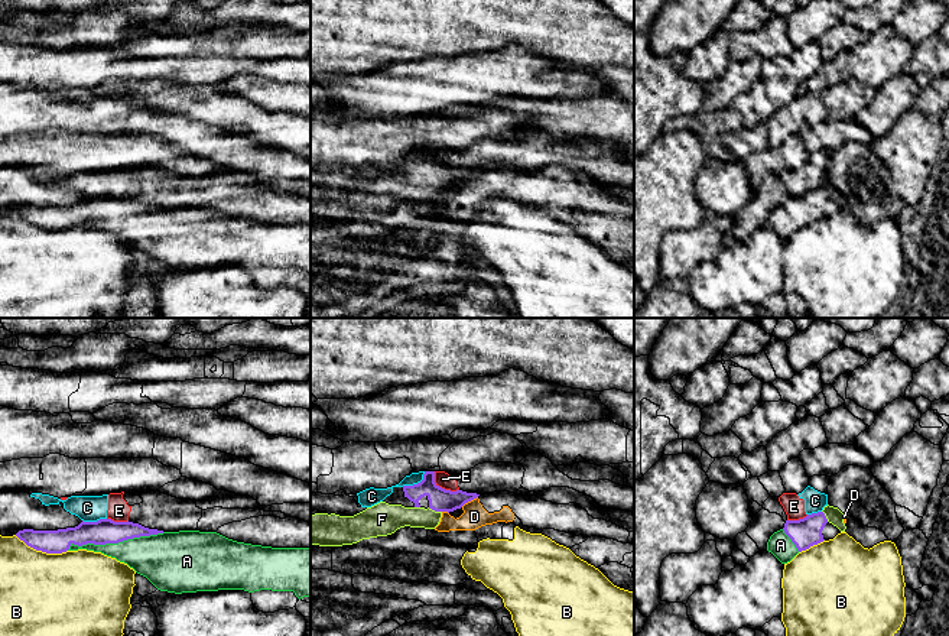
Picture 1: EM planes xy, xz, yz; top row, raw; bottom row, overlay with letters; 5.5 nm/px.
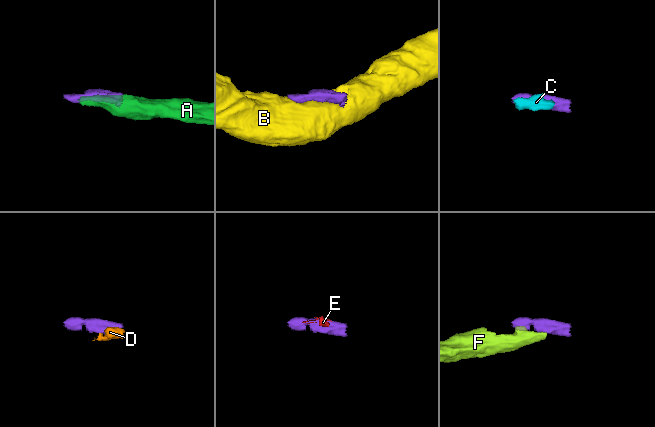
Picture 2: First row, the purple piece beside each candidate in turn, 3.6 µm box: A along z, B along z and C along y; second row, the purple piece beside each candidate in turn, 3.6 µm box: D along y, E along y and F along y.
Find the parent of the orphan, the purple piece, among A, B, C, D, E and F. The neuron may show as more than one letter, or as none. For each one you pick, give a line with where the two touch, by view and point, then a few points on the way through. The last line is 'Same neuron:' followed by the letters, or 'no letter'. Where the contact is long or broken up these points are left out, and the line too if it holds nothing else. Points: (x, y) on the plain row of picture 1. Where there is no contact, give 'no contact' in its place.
A: contact xy (114, 218)
F: contact xz (435, 187)
Same neuron: A, F

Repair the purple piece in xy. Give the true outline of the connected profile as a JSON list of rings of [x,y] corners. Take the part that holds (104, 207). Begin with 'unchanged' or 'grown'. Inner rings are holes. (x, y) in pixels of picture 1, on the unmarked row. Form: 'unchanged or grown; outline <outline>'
grown; outline [[[100,195],[58,207],[23,205],[16,210],[27,223],[46,230],[87,225],[127,240],[157,266],[182,270],[196,267],[260,266],[293,267],[311,273],[311,224],[272,224],[228,215],[217,208],[163,208],[133,198]]]

